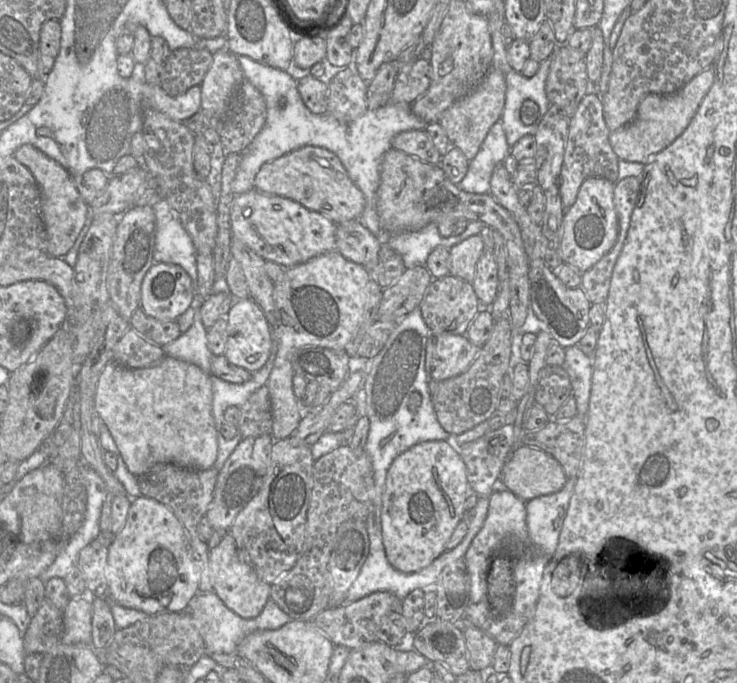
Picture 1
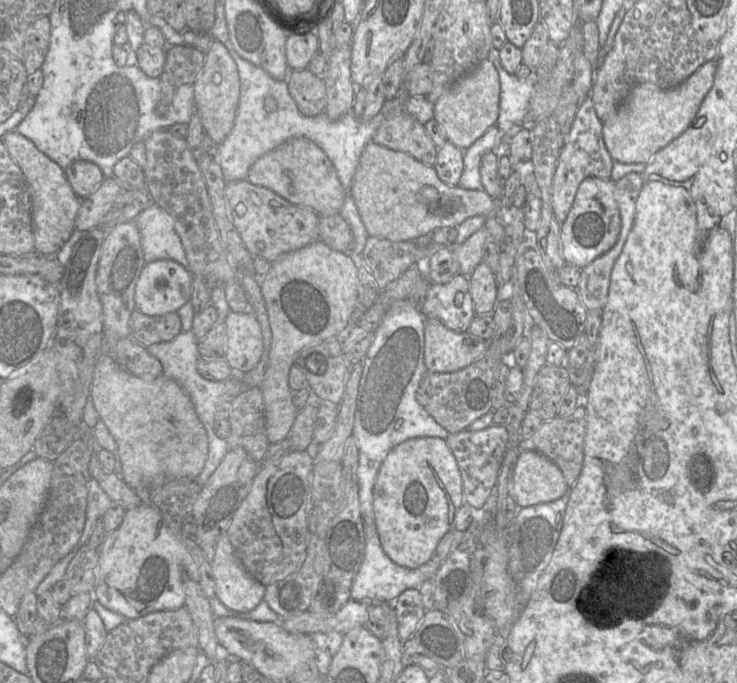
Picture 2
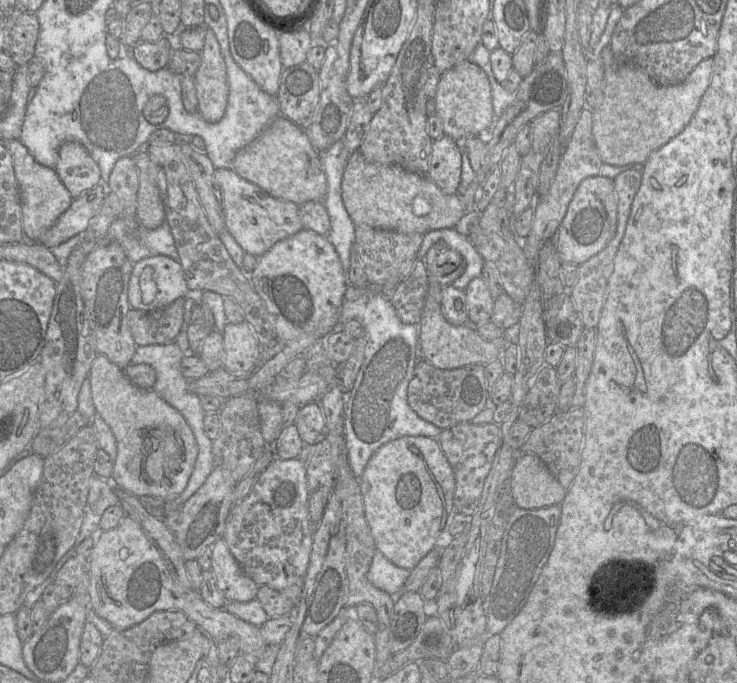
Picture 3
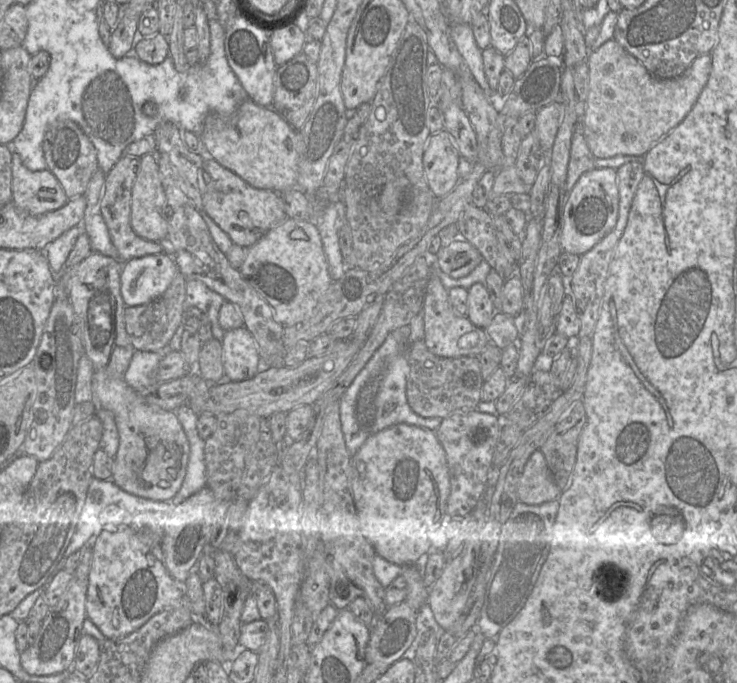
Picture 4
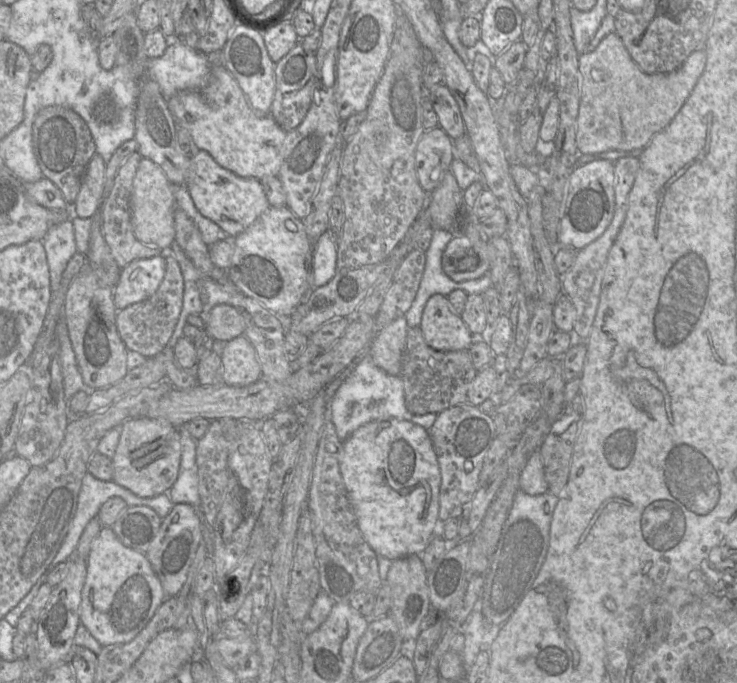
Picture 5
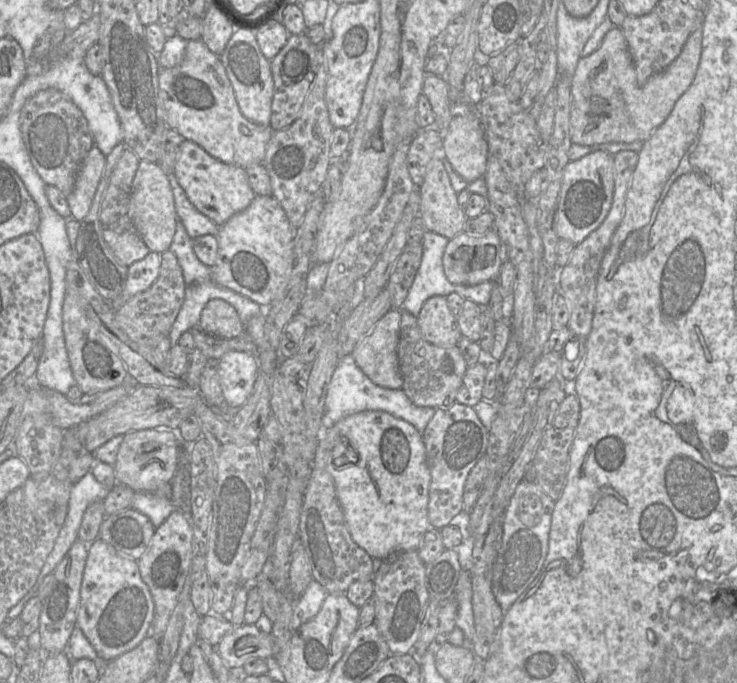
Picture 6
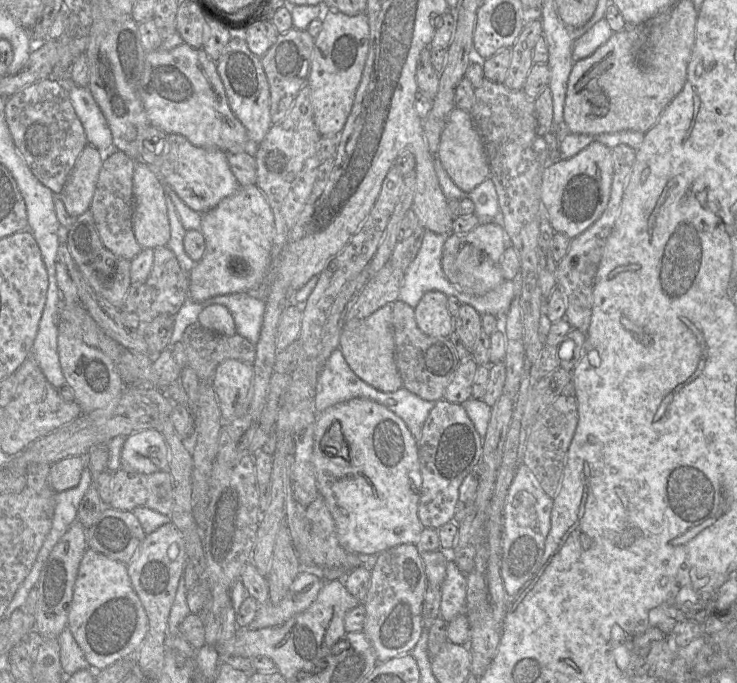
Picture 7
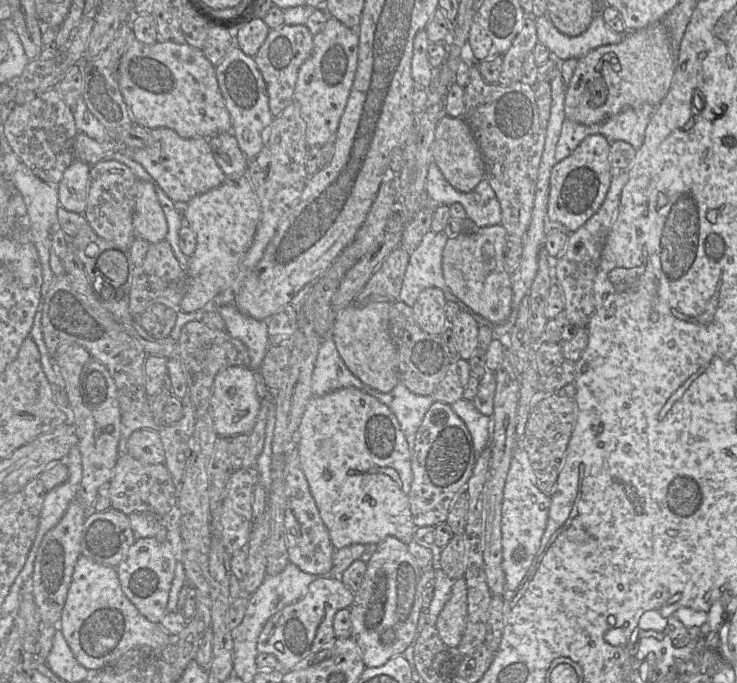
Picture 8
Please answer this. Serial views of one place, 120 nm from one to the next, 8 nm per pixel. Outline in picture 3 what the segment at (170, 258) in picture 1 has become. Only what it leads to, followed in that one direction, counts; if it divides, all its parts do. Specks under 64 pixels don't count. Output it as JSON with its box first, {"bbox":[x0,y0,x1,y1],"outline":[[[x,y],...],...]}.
{"bbox":[109,218,179,264],"outline":[[[116,218],[109,233],[118,237],[133,264],[155,255],[164,255],[179,261],[175,241],[166,221],[154,230],[138,228],[137,231],[132,231],[124,220]]]}

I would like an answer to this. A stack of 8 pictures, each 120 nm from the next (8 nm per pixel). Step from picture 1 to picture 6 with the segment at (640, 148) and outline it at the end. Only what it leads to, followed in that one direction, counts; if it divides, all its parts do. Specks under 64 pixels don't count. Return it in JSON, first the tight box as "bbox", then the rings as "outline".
{"bbox":[569,26,703,146],"outline":[[[700,26],[690,34],[680,53],[664,70],[638,86],[625,36],[620,27],[611,28],[593,53],[579,59],[572,76],[569,126],[572,143],[592,146],[647,140],[694,81],[702,58],[702,35],[703,26]]]}

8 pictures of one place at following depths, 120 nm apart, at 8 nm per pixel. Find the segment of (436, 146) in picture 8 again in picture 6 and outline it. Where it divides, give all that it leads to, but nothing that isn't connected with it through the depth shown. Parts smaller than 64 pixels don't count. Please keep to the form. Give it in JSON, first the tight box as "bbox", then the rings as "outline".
{"bbox":[443,103,487,182],"outline":[[[452,103],[452,115],[443,138],[445,156],[462,179],[473,182],[483,177],[487,169],[484,130],[472,105]]]}

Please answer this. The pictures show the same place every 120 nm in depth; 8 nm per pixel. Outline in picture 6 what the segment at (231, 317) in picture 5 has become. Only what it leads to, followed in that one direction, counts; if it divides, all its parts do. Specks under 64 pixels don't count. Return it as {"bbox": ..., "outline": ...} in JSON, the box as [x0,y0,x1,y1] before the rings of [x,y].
{"bbox":[199,299,244,339],"outline":[[[222,299],[210,300],[201,312],[199,327],[204,332],[225,339],[235,338],[244,332],[237,311]]]}

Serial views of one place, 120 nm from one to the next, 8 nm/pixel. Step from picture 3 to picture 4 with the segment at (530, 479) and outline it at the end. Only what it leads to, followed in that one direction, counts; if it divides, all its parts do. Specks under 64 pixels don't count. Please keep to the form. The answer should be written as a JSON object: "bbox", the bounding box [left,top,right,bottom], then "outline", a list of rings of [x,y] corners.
{"bbox":[518,449,562,505],"outline":[[[537,449],[528,459],[518,481],[518,501],[541,505],[559,500],[562,490],[556,484],[543,453]]]}

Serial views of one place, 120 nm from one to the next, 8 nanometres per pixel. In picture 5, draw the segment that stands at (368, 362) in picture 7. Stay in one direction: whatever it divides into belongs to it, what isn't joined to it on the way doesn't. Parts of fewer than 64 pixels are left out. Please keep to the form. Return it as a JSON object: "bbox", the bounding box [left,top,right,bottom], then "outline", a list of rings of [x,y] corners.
{"bbox":[369,316,407,376],"outline":[[[405,316],[398,317],[383,328],[369,344],[369,354],[374,364],[389,375],[401,376],[407,329]]]}

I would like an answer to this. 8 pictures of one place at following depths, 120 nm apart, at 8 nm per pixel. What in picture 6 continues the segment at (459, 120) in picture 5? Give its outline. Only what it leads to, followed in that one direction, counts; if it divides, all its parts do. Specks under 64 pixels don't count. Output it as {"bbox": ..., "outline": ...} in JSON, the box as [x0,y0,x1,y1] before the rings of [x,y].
{"bbox":[422,71,453,138],"outline":[[[425,71],[422,93],[428,98],[436,117],[435,123],[426,128],[439,132],[444,138],[453,116],[448,85],[442,77]]]}

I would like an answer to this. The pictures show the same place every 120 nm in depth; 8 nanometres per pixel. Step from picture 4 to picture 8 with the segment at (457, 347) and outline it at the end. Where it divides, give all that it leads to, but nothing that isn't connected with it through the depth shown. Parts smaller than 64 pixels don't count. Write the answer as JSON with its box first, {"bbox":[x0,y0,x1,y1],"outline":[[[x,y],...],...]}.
{"bbox":[412,288,449,335],"outline":[[[425,288],[420,292],[412,307],[414,320],[424,332],[441,335],[449,326],[445,307],[446,299],[441,289]]]}

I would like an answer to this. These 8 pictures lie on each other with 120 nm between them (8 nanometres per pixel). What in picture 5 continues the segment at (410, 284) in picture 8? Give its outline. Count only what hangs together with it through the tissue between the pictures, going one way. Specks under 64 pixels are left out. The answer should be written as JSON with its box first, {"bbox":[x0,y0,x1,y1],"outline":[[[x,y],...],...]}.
{"bbox":[405,229,459,328],"outline":[[[442,229],[433,230],[430,246],[425,252],[426,263],[419,289],[405,314],[409,328],[420,327],[423,310],[432,295],[447,297],[453,290],[459,289],[459,282],[451,280],[442,268],[442,254],[455,234],[457,233]]]}

